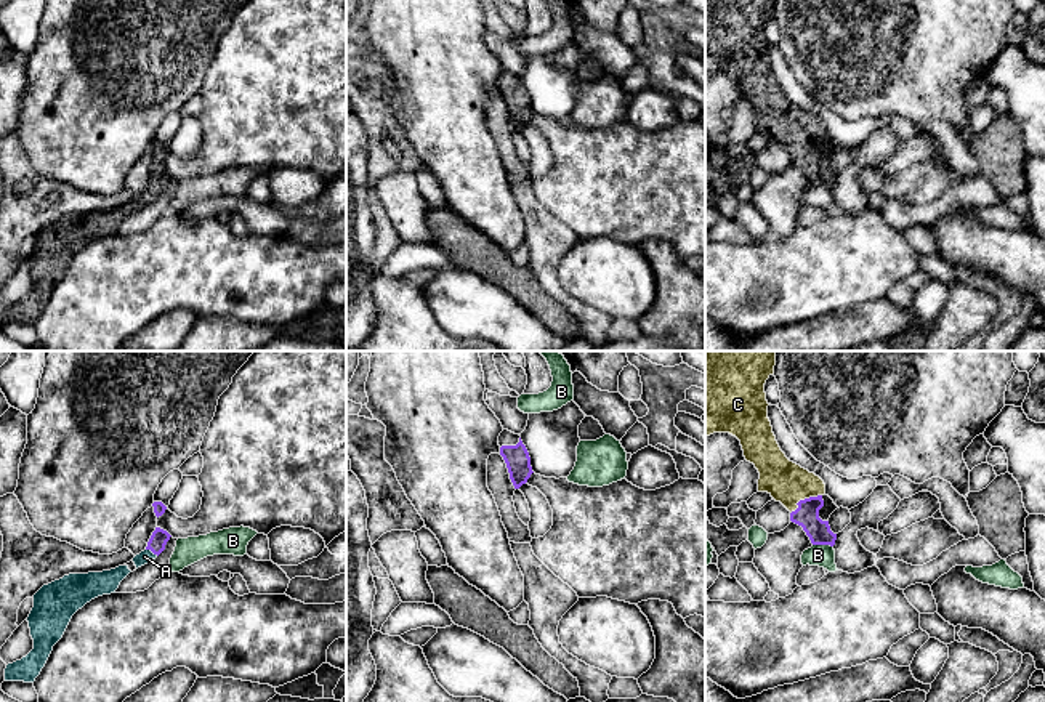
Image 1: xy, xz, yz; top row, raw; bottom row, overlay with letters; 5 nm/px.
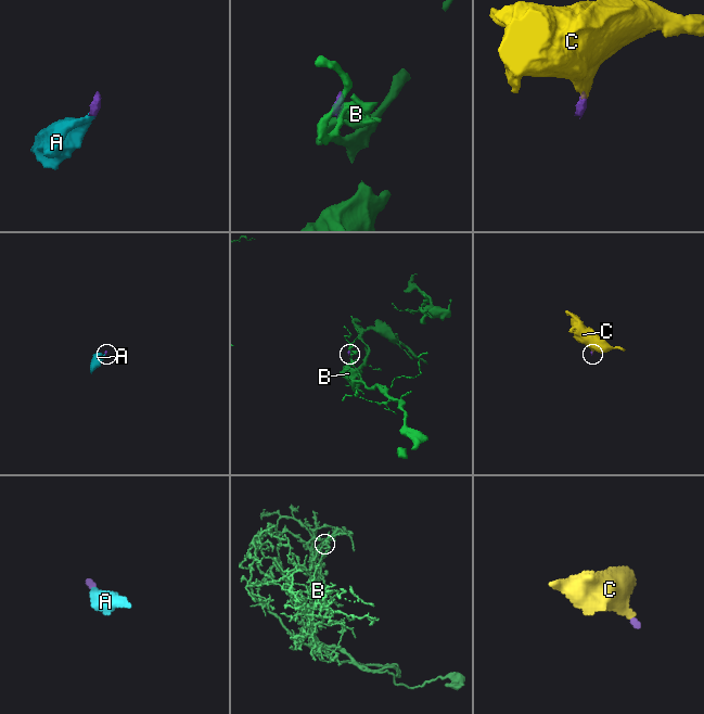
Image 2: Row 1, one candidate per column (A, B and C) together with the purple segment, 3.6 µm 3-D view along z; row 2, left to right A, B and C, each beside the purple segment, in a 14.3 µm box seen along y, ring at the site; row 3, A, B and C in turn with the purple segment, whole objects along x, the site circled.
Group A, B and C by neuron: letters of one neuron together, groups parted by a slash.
A C / B

